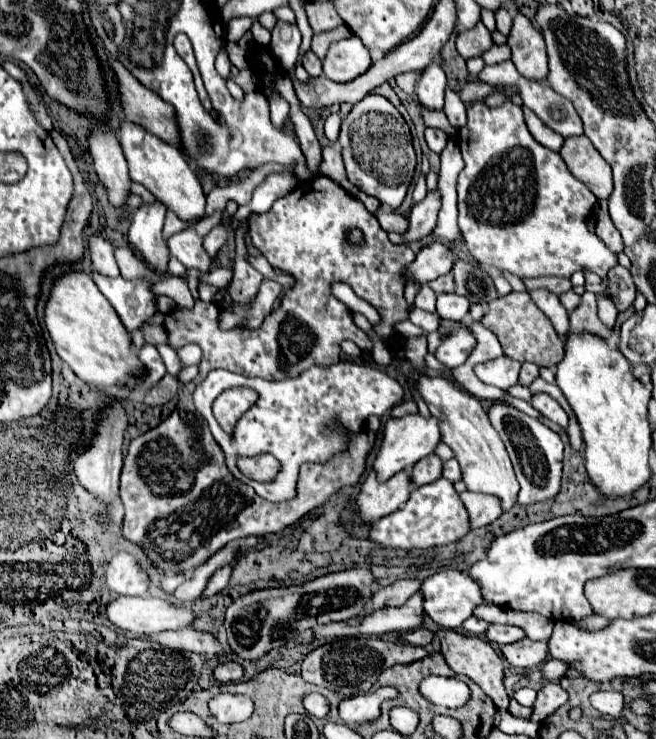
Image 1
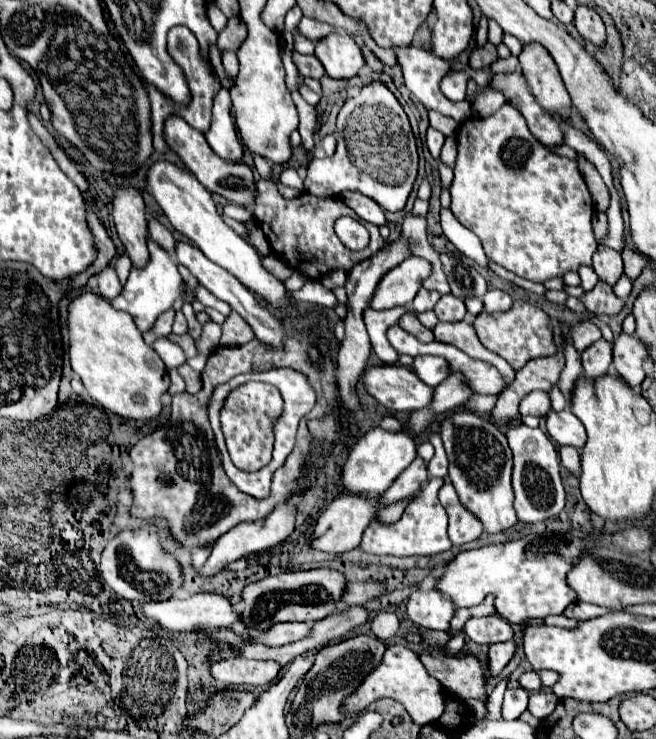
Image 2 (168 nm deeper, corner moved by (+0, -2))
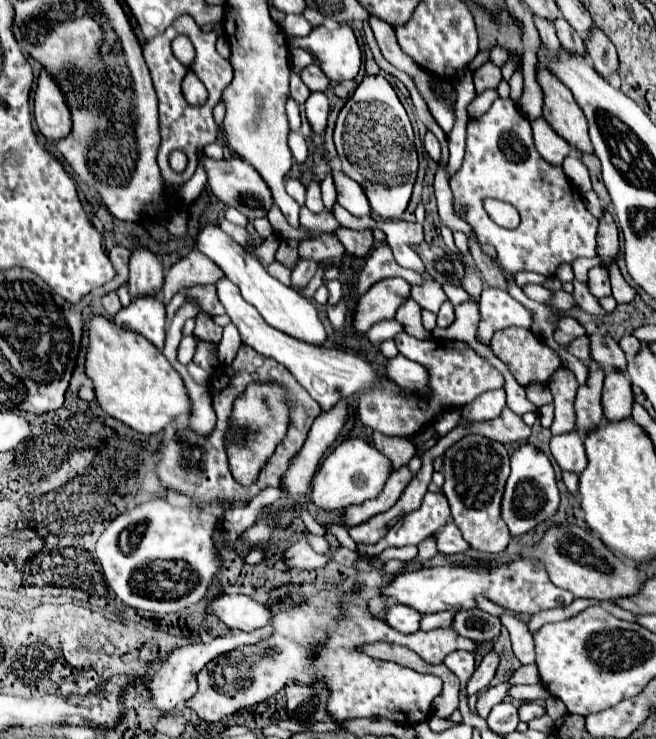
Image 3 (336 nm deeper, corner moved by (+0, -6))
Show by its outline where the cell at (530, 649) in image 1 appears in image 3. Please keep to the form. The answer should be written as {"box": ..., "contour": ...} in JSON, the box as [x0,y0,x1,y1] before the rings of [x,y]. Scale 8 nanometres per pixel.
{"box":[467,651,499,695],"contour":[[[495,651],[485,655],[481,665],[475,669],[475,673],[471,675],[471,679],[467,683],[467,695],[475,695],[481,689],[485,689],[489,685],[489,681],[493,679],[495,671],[497,671],[497,665],[499,665],[499,657],[497,657]]]}

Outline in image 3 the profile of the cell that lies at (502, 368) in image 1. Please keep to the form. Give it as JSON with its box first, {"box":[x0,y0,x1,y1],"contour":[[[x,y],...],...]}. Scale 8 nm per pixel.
{"box":[357,333,505,439],"contour":[[[399,333],[395,337],[395,343],[407,359],[417,361],[423,367],[427,367],[429,387],[427,387],[427,393],[413,393],[413,391],[395,387],[393,381],[384,378],[373,389],[367,389],[359,395],[357,419],[365,427],[379,431],[387,437],[409,439],[409,437],[417,435],[419,431],[423,431],[423,427],[433,425],[433,421],[441,413],[465,407],[481,393],[491,391],[491,389],[501,389],[505,383],[503,375],[491,363],[487,363],[483,357],[479,357],[479,353],[475,349],[471,349],[467,343],[445,341],[445,339],[419,341],[407,333]]]}

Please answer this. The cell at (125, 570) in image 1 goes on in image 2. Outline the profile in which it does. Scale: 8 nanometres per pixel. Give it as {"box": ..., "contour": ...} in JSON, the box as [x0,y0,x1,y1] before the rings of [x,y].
{"box":[101,523,181,601],"contour":[[[147,523],[141,529],[127,529],[115,535],[101,555],[101,575],[105,583],[123,599],[129,601],[163,601],[181,587],[179,563],[161,551],[157,537],[157,523]]]}

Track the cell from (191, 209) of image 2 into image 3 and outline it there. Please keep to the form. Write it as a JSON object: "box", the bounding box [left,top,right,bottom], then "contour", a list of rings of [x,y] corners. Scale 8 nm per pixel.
{"box":[197,225,327,345],"contour":[[[211,225],[201,227],[197,233],[197,249],[225,271],[227,279],[233,281],[241,289],[243,299],[249,301],[271,327],[275,327],[275,329],[279,329],[299,341],[305,341],[309,345],[323,345],[325,343],[327,335],[325,335],[325,329],[317,317],[317,309],[313,307],[313,303],[307,301],[305,297],[301,297],[291,287],[273,279],[265,271],[265,267],[257,261],[255,255],[247,255],[241,249],[241,245],[235,243],[229,235],[225,235],[219,227],[211,227]]]}

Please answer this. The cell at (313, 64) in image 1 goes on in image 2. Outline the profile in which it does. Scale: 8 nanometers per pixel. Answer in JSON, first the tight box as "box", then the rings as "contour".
{"box":[293,53,323,79],"contour":[[[293,53],[293,61],[297,65],[297,69],[303,73],[303,77],[313,77],[313,79],[321,79],[323,73],[323,65],[319,65],[319,59],[315,55],[299,55]]]}

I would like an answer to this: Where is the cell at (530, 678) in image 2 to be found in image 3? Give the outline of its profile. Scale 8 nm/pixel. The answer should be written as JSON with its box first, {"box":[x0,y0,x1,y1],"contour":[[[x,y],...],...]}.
{"box":[477,683,509,719],"contour":[[[499,683],[495,687],[489,687],[485,693],[481,693],[479,699],[477,699],[477,713],[479,713],[479,717],[487,719],[489,711],[507,697],[507,689],[509,689],[509,685]]]}

